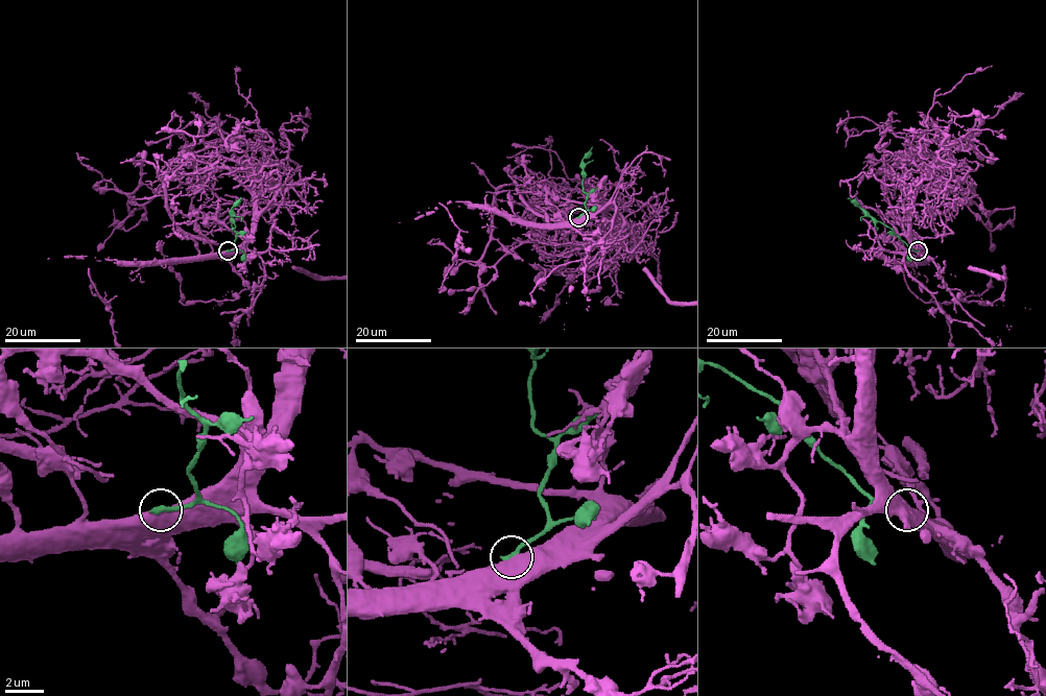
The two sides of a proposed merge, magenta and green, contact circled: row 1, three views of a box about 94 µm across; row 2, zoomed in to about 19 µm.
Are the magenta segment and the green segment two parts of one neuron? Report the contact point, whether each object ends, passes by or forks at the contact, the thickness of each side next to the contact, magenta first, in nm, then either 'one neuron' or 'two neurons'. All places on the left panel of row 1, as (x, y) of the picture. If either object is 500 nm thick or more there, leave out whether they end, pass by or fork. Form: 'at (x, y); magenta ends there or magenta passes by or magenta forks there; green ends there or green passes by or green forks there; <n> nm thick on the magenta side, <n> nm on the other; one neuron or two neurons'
at (228, 250); 700 nm thick on the magenta side, 320 nm on the other; two neurons

